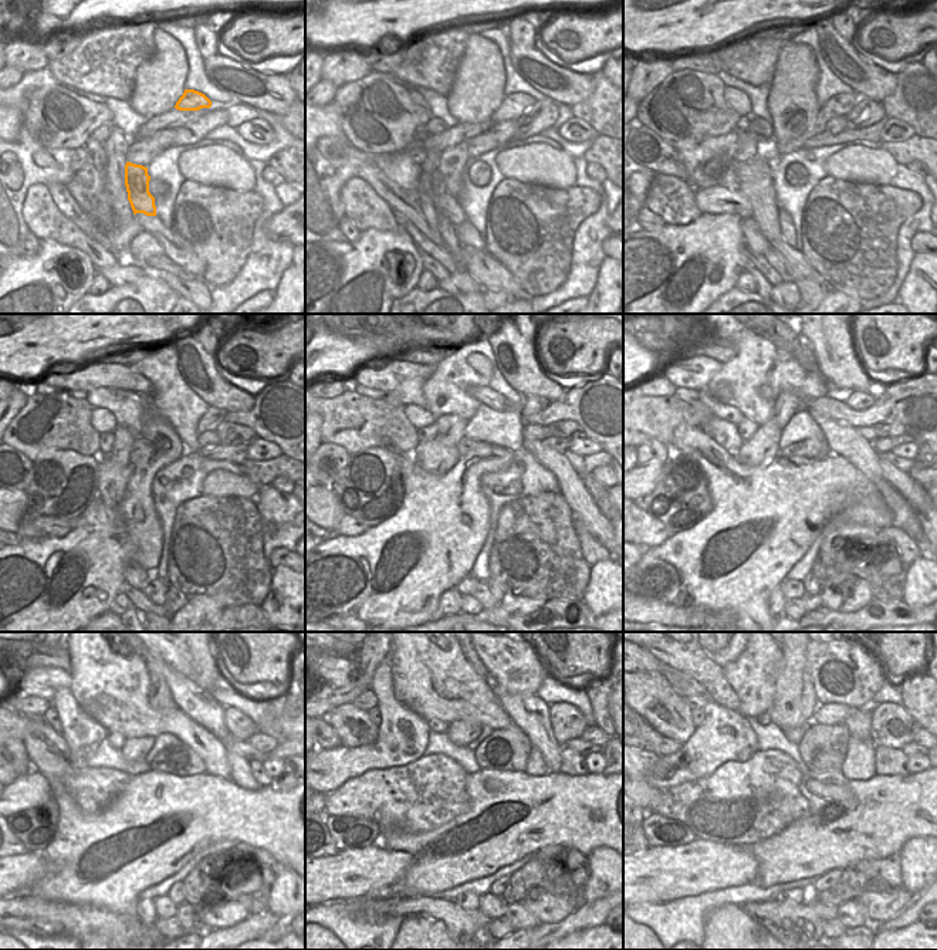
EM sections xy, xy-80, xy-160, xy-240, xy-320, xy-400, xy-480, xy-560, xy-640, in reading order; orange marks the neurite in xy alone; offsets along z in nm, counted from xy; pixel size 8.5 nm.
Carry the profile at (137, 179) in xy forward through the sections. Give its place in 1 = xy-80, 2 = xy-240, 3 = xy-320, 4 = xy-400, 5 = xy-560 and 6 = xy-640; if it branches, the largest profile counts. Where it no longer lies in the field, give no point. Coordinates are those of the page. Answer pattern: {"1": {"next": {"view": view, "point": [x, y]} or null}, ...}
{"1": {"next": {"view": "xy-80", "point": [453, 159]}}, "2": {"next": {"view": "xy-240", "point": [210, 421]}}, "3": {"next": {"view": "xy-320", "point": [533, 405]}}, "4": {"next": {"view": "xy-400", "point": [856, 399]}}, "5": {"next": {"view": "xy-560", "point": [567, 722]}}, "6": {"next": {"view": "xy-640", "point": [890, 724]}}}

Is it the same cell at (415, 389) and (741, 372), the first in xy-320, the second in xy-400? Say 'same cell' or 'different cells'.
same cell

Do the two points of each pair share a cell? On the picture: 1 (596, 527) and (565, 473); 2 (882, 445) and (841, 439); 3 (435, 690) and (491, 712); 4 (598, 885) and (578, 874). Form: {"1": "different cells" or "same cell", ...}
{"1": "same cell", "2": "different cells", "3": "same cell", "4": "different cells"}

